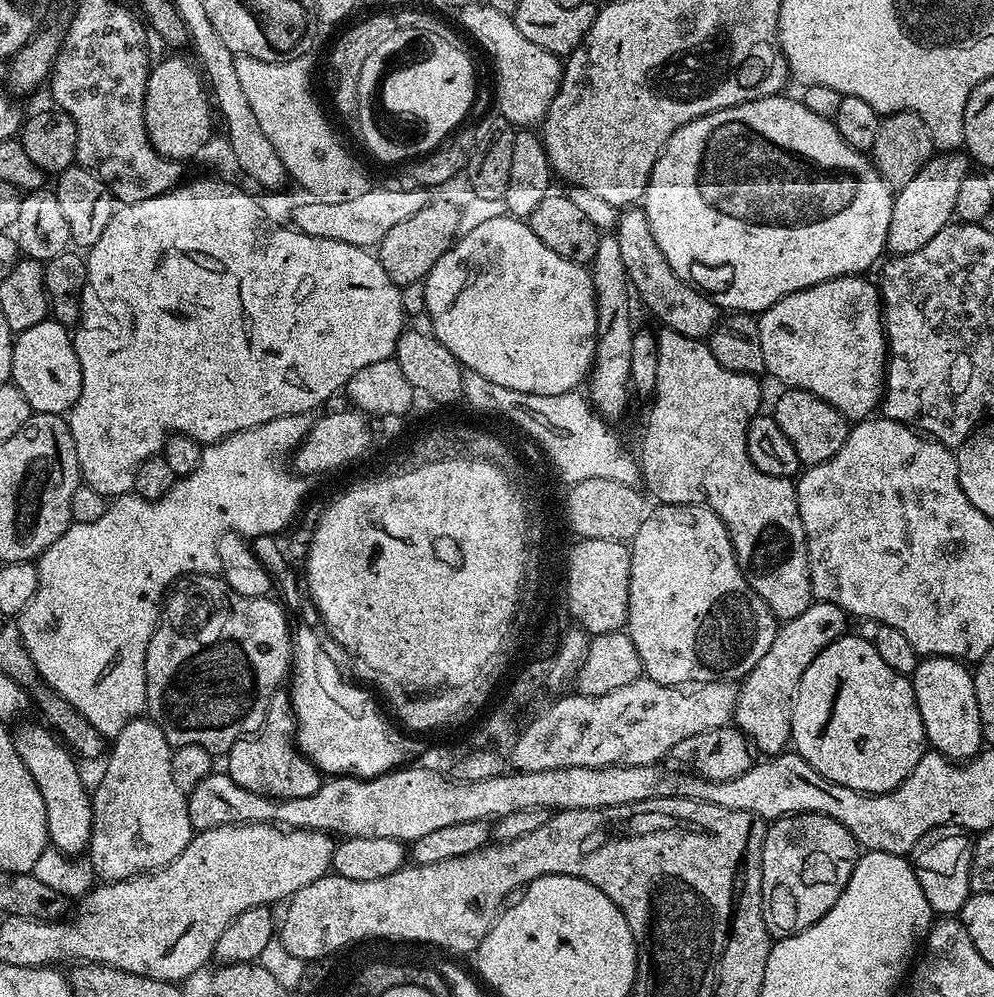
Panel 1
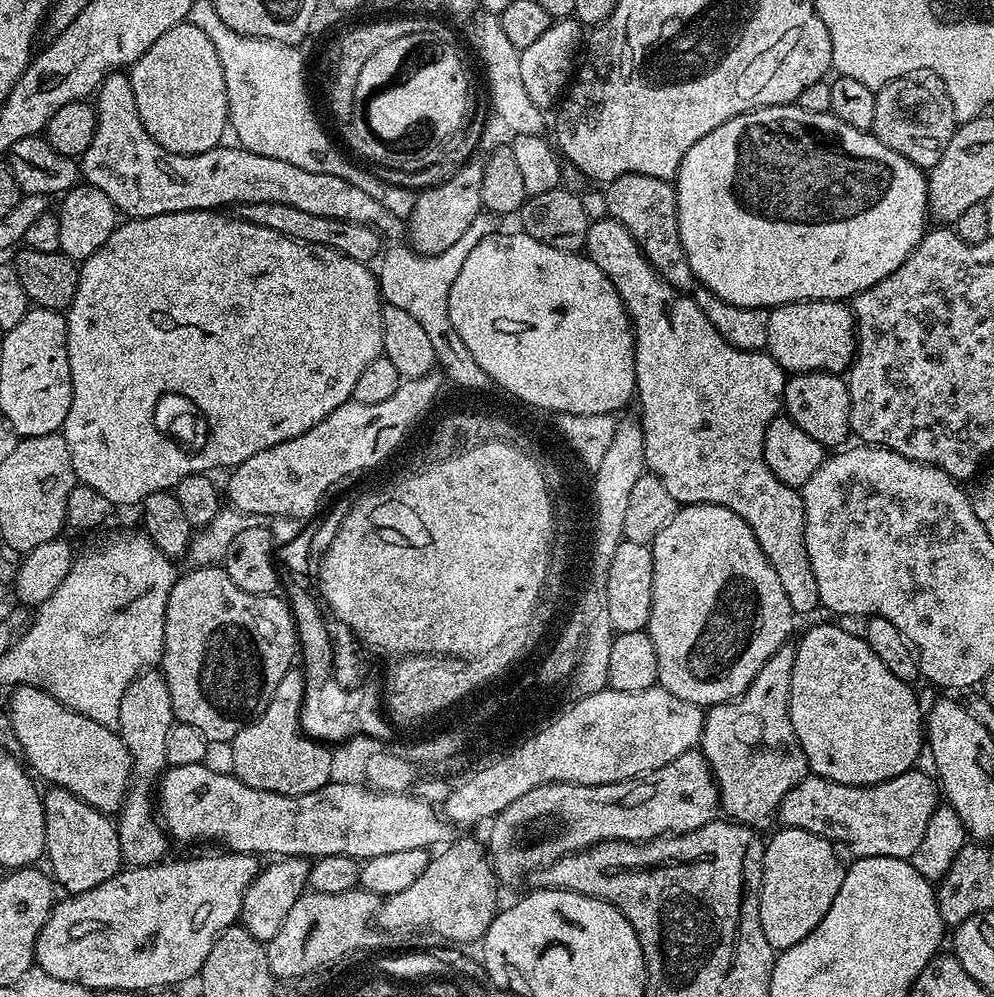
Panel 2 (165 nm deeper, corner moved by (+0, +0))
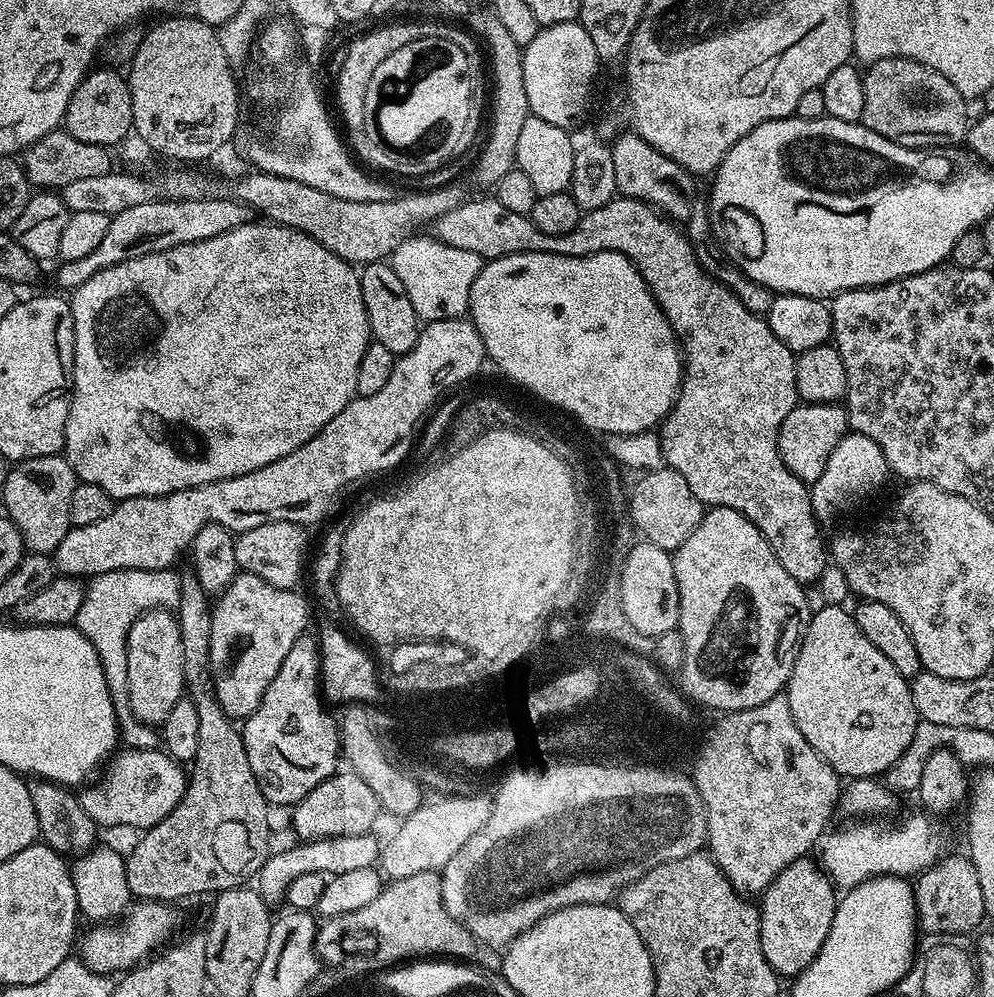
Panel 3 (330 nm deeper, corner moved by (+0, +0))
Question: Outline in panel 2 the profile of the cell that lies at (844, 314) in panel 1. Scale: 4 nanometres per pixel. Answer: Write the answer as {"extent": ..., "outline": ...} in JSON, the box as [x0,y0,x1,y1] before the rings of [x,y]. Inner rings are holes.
{"extent":[768,300,856,373],"outline":[[[800,300],[797,304],[781,304],[768,314],[770,334],[768,335],[769,356],[780,364],[785,373],[835,372],[847,373],[856,356],[856,318],[847,303],[838,300]]]}

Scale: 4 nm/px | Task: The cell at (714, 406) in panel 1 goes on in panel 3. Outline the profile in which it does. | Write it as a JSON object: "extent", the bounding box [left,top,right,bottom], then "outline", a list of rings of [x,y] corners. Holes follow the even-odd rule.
{"extent":[430,194,830,586],"outline":[[[492,194],[481,200],[465,199],[457,208],[451,208],[430,224],[431,235],[435,239],[446,246],[458,246],[458,250],[470,250],[480,255],[484,262],[523,252],[557,252],[563,256],[617,252],[630,258],[654,294],[658,306],[666,314],[670,326],[676,331],[684,361],[680,392],[674,406],[668,411],[668,417],[658,428],[665,465],[678,470],[678,474],[686,478],[690,490],[694,490],[694,498],[704,505],[738,510],[738,514],[748,519],[766,538],[770,550],[774,550],[778,562],[782,562],[790,578],[805,586],[815,585],[816,579],[824,572],[824,563],[827,565],[830,560],[826,540],[820,537],[821,525],[812,509],[809,485],[790,474],[778,450],[778,430],[782,426],[782,418],[786,418],[786,414],[790,414],[798,403],[794,382],[796,356],[786,345],[778,342],[778,334],[770,330],[764,316],[746,310],[727,284],[706,274],[687,235],[676,228],[679,227],[673,221],[649,204],[621,195],[606,202],[600,209],[585,211],[578,226],[574,226],[570,234],[561,236],[542,234],[532,219],[506,210],[506,206],[502,206],[502,202],[498,202]]]}

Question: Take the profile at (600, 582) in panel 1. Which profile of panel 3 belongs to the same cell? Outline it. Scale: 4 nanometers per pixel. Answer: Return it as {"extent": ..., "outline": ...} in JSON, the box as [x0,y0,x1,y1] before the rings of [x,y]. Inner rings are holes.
{"extent":[625,542,680,633],"outline":[[[639,542],[627,549],[629,558],[625,569],[625,605],[632,623],[642,632],[657,633],[677,631],[680,622],[678,582],[672,561],[673,553],[647,542]]]}

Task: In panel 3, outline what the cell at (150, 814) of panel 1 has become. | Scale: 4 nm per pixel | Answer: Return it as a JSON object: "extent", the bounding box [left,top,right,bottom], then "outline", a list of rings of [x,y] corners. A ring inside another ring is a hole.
{"extent":[126,608,185,725],"outline":[[[154,608],[142,615],[130,626],[128,653],[126,654],[126,678],[128,679],[128,705],[143,724],[163,725],[166,714],[185,695],[184,651],[180,623],[171,611]]]}

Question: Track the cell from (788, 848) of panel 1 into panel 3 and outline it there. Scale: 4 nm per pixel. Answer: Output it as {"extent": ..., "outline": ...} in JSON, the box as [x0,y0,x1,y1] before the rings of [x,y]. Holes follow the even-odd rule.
{"extent":[758,858,838,978],"outline":[[[801,858],[790,862],[790,866],[786,866],[770,882],[770,886],[762,893],[761,900],[764,901],[759,901],[758,907],[760,909],[762,954],[766,954],[766,962],[770,962],[770,966],[775,970],[777,976],[794,978],[802,970],[806,970],[808,963],[816,957],[818,950],[822,948],[822,942],[826,942],[826,934],[830,934],[830,922],[834,922],[834,914],[838,903],[834,885],[828,879],[828,873],[815,859]]]}

